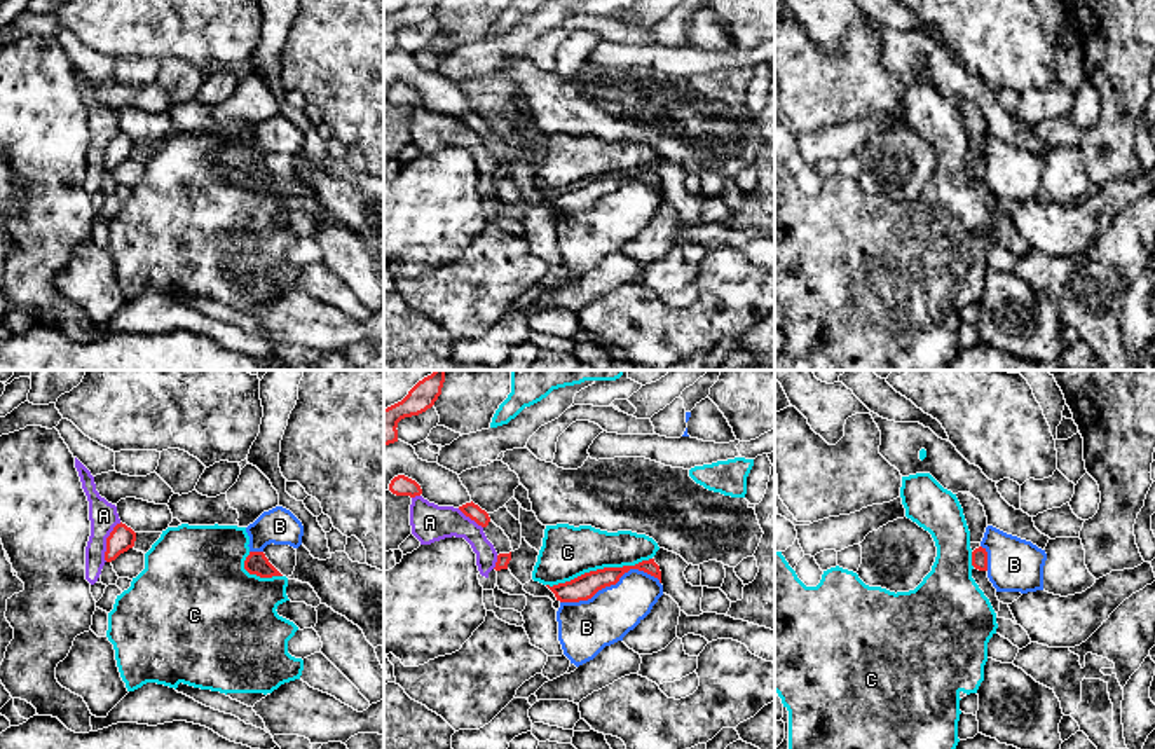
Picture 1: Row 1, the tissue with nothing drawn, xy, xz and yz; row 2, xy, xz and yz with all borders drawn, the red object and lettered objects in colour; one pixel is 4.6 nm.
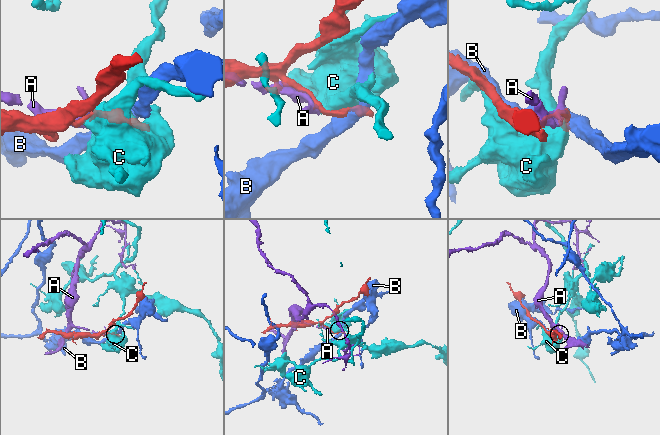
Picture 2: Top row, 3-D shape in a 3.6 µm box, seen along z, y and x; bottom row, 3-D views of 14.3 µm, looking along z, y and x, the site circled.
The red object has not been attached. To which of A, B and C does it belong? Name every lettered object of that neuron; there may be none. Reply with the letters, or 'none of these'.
C

